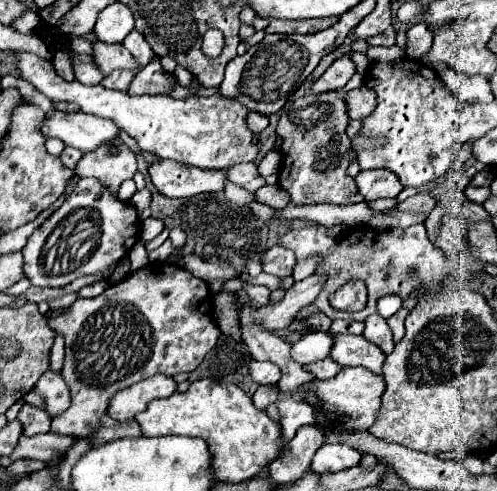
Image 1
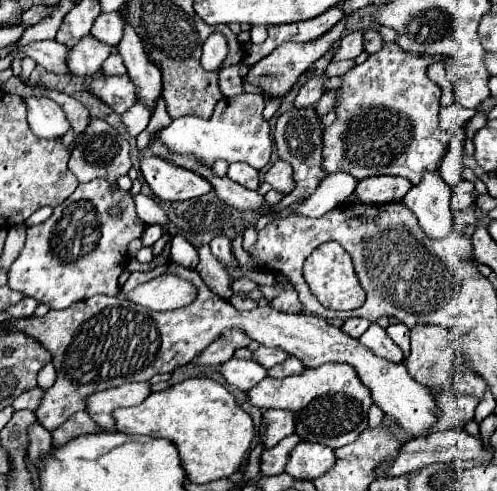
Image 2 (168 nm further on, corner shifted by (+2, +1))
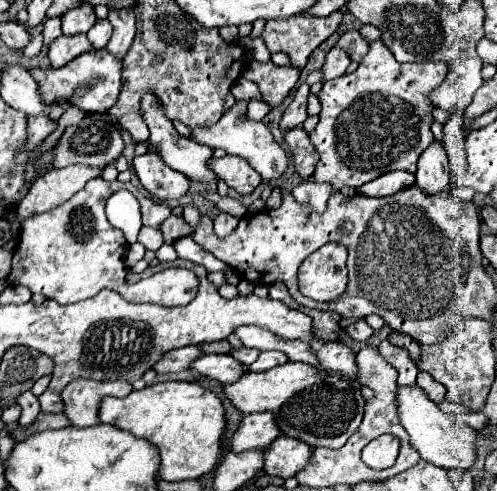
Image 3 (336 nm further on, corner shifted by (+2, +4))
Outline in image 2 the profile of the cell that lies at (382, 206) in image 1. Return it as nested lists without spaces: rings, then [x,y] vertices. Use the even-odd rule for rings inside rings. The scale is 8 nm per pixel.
[[[439,171],[425,173],[421,183],[411,187],[409,193],[399,201],[409,207],[417,219],[425,235],[429,239],[445,239],[449,231],[453,231],[453,213],[450,209],[451,189],[441,179]]]

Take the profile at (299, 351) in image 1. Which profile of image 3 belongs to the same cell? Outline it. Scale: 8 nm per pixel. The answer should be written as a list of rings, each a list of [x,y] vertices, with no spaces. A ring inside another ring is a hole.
[[[233,346],[233,348],[229,350],[229,354],[231,354],[237,362],[249,366],[249,364],[253,364],[253,362],[257,360],[259,350],[255,350],[255,348],[245,348],[245,346]]]

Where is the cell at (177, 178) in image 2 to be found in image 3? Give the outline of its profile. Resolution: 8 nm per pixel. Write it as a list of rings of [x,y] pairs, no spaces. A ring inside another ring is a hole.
[[[147,152],[143,156],[133,158],[133,166],[139,182],[145,190],[149,190],[159,200],[171,200],[185,196],[189,192],[189,178],[181,172],[169,168],[159,154]]]

